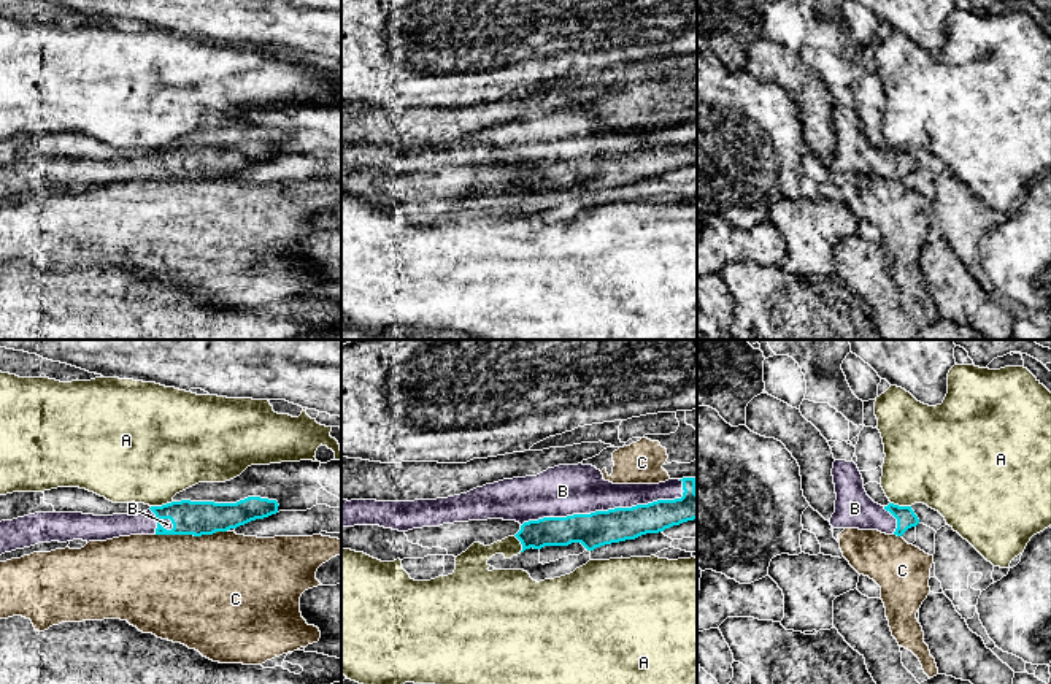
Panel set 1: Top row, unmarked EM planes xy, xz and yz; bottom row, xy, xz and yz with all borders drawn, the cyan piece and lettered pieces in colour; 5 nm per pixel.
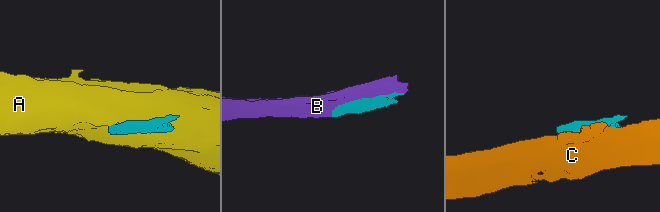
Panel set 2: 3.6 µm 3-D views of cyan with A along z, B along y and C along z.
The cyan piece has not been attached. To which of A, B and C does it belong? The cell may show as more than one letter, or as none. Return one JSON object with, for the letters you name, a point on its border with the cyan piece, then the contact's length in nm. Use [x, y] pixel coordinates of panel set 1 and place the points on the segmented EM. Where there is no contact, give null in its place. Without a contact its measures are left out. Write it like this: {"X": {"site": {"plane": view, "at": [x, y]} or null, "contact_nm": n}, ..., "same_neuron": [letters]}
{"B": {"site": {"plane": "xz", "at": [608, 510]}, "contact_nm": 850}, "same_neuron": ["B"]}

